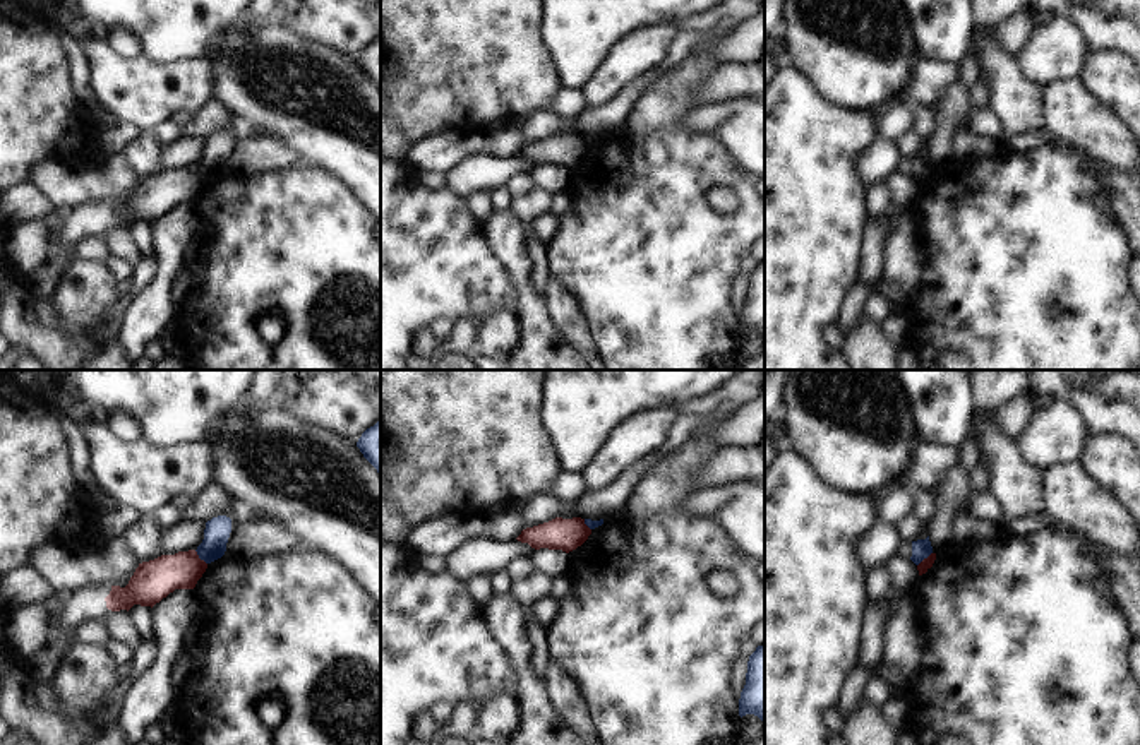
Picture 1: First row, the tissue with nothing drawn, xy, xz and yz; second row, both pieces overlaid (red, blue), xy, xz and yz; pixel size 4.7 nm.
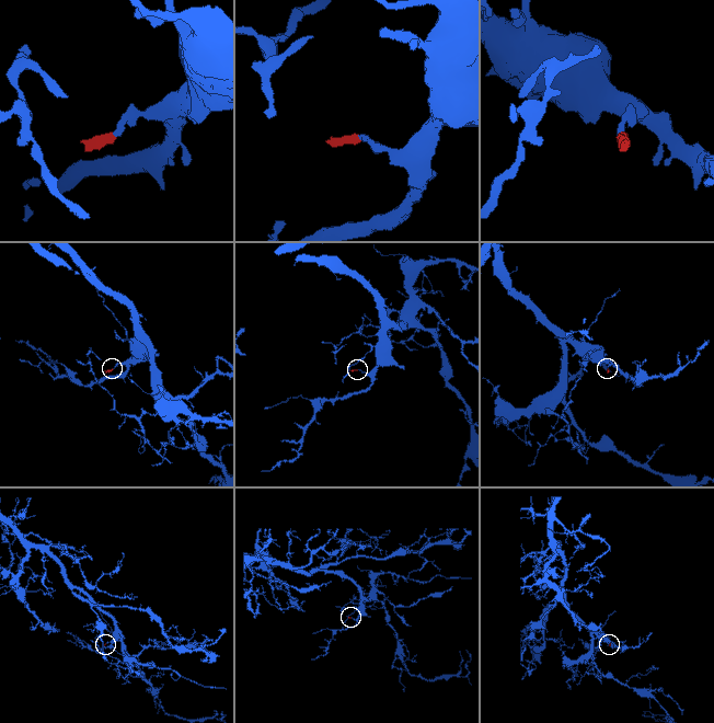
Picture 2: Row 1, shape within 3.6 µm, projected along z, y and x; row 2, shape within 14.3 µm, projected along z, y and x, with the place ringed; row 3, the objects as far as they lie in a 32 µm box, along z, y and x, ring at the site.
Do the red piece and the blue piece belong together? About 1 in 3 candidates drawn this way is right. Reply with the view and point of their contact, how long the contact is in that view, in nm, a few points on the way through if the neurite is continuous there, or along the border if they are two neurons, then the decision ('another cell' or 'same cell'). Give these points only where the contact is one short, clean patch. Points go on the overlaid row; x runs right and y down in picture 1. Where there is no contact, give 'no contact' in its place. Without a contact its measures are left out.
xy (198, 557) | 90 nm | along xy (194, 550), (206, 564) | another cell

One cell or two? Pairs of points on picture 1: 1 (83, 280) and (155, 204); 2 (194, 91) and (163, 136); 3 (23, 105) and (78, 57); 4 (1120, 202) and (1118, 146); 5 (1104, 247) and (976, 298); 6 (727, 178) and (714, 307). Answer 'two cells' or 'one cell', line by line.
1: two cells
2: two cells
3: two cells
4: two cells
5: one cell
6: one cell

